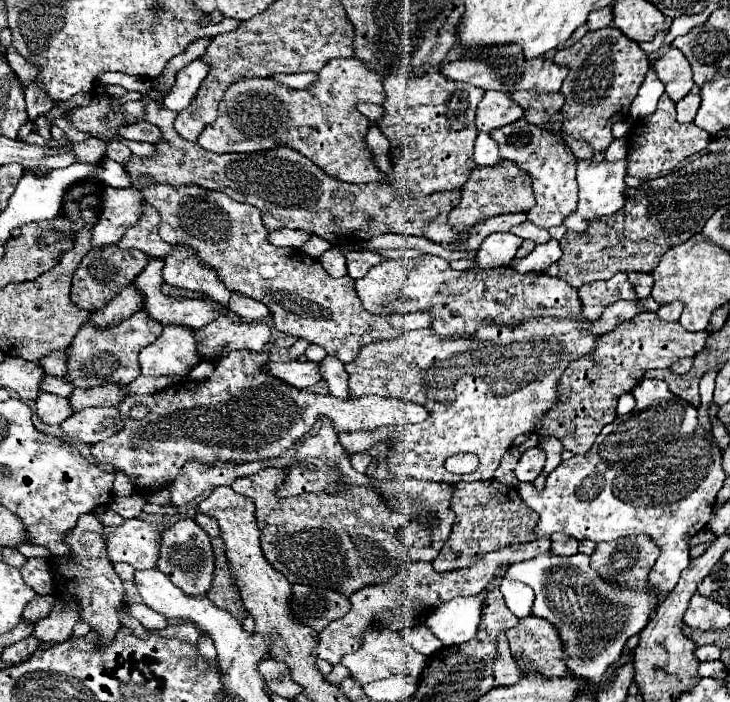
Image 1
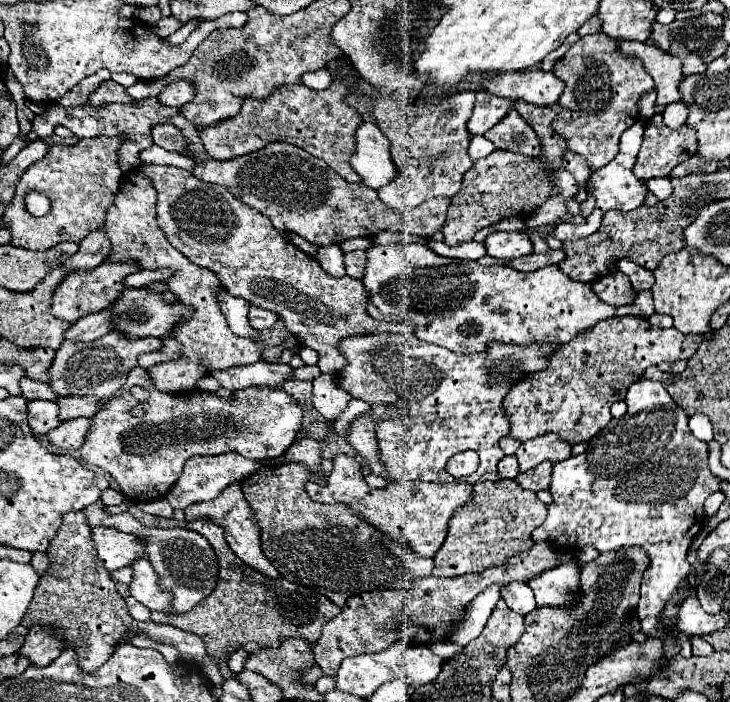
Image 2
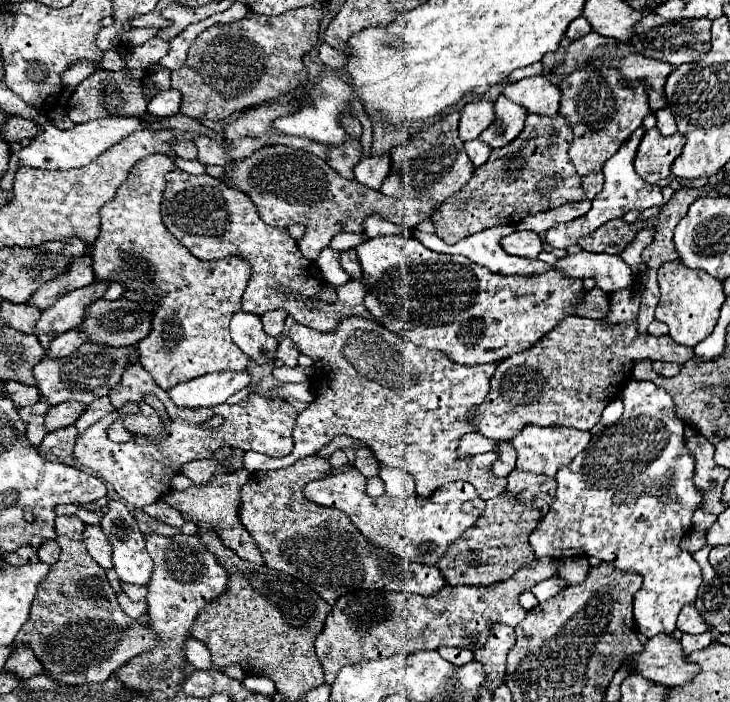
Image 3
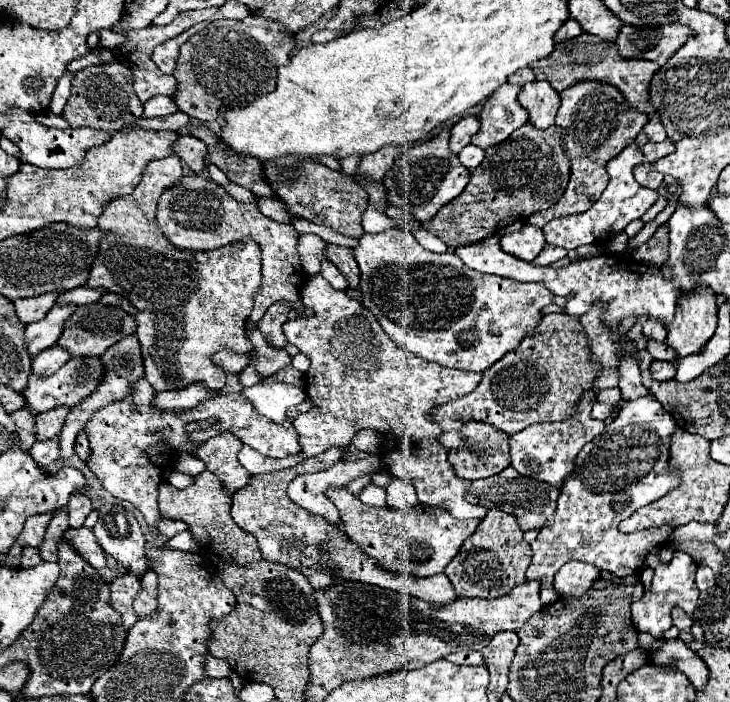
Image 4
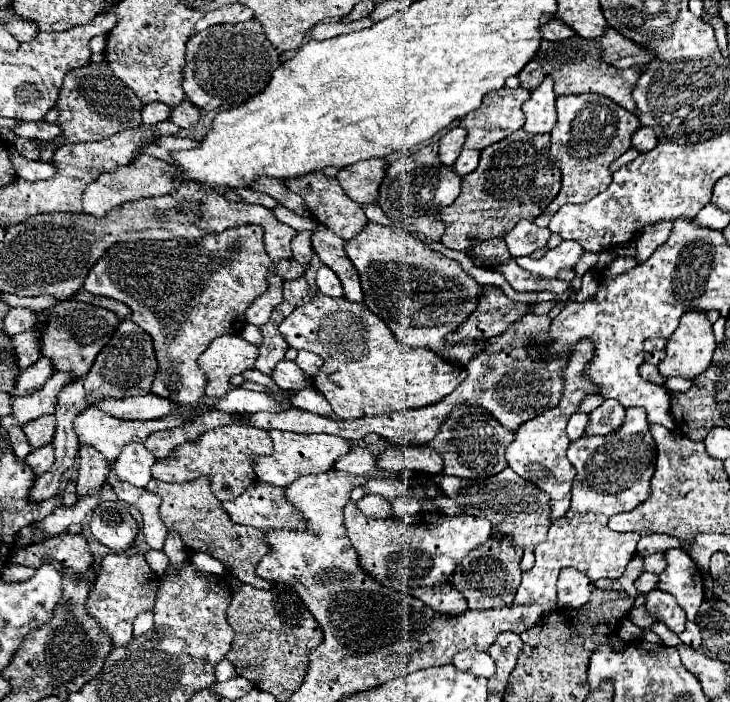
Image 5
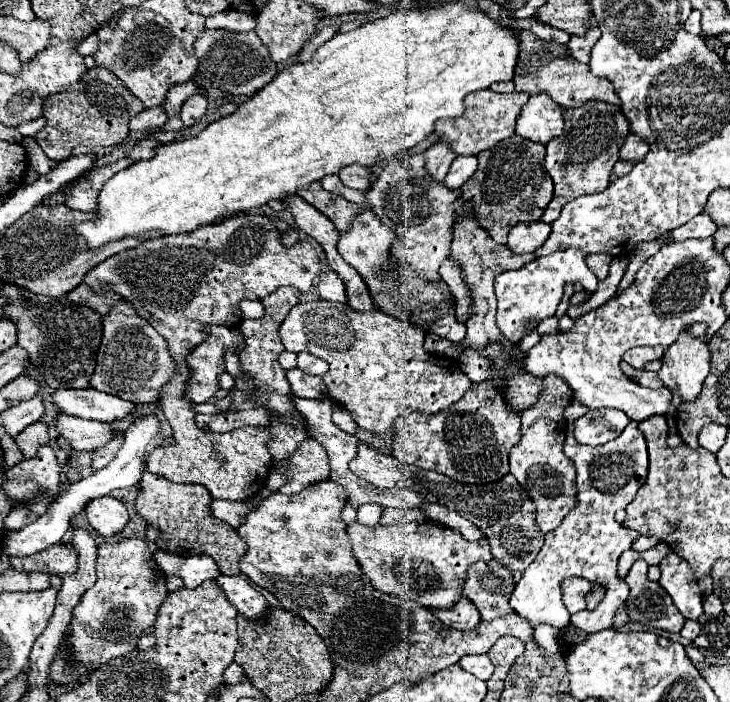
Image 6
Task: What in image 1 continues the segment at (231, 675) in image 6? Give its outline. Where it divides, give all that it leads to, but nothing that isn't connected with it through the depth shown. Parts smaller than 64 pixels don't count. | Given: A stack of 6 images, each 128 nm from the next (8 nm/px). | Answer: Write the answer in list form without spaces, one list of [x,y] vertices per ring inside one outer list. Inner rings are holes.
[[[82,514],[78,518],[78,524],[74,530],[68,532],[66,536],[66,544],[70,546],[72,554],[64,556],[64,558],[50,558],[50,568],[52,574],[56,578],[56,592],[50,596],[34,596],[26,608],[22,618],[28,622],[38,622],[44,616],[48,616],[48,612],[52,610],[52,606],[56,604],[56,598],[62,594],[64,598],[74,596],[80,598],[80,614],[82,620],[90,624],[90,628],[100,634],[100,638],[106,642],[110,642],[116,634],[116,630],[120,628],[120,620],[118,620],[118,610],[124,604],[124,586],[122,580],[118,578],[118,574],[112,568],[112,562],[108,560],[106,554],[106,544],[104,544],[104,524],[100,524],[100,520],[94,514]],[[190,622],[176,624],[176,626],[168,626],[168,628],[160,630],[160,634],[162,634],[162,636],[170,636],[170,638],[176,636],[178,640],[186,640],[186,642],[192,642],[192,644],[196,644],[196,642],[198,642],[198,636],[200,636],[198,628],[192,626]]]

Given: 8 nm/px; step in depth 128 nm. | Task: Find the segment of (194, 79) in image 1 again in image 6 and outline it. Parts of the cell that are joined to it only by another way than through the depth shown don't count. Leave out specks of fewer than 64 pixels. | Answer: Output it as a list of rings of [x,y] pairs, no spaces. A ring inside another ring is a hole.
[[[162,106],[158,108],[144,108],[138,116],[132,118],[130,130],[148,130],[148,128],[162,128],[166,124],[168,116]]]

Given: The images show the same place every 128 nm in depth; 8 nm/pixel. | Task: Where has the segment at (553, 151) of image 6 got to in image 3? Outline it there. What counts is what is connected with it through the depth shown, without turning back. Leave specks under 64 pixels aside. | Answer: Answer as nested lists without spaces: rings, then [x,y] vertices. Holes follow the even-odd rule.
[[[612,66],[604,68],[580,68],[574,70],[568,78],[560,82],[562,98],[560,98],[560,114],[570,120],[574,140],[570,146],[570,160],[576,168],[576,172],[582,178],[582,188],[586,192],[586,198],[582,202],[564,204],[546,212],[538,212],[532,216],[526,216],[516,228],[518,230],[530,230],[536,234],[544,234],[548,228],[560,222],[570,222],[580,216],[584,216],[592,208],[594,196],[602,190],[604,174],[602,166],[604,162],[616,154],[616,150],[630,138],[630,134],[642,126],[644,116],[650,112],[648,108],[648,94],[644,84],[638,80],[626,82],[620,72]]]

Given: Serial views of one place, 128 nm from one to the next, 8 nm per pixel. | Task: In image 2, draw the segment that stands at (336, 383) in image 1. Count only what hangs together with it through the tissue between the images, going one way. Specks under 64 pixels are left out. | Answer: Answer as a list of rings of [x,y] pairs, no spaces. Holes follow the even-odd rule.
[[[302,366],[302,368],[294,370],[292,378],[294,378],[294,380],[314,380],[314,378],[320,376],[320,374],[322,374],[322,372],[320,372],[318,366]],[[352,398],[350,404],[348,404],[348,408],[346,408],[346,412],[344,412],[344,418],[346,418],[346,422],[350,422],[354,416],[360,416],[364,412],[368,412],[368,404],[362,402],[362,400],[358,400],[358,398]]]

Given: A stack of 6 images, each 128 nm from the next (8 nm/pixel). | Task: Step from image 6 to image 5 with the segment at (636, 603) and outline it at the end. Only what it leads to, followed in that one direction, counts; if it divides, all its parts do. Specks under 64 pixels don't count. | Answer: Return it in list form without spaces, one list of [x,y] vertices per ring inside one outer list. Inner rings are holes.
[[[658,552],[658,554],[650,554],[644,558],[644,570],[646,572],[654,572],[654,574],[662,574],[664,568],[666,568],[666,556],[664,552]],[[652,590],[646,594],[646,608],[648,612],[660,616],[660,620],[676,634],[684,632],[686,628],[686,614],[676,604],[676,598],[672,594],[664,594],[662,590]]]

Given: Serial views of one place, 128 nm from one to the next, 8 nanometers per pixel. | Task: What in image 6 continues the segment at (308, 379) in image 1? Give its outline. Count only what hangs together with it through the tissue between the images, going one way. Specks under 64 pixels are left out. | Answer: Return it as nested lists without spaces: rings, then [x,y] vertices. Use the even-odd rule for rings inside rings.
[[[60,388],[54,392],[54,404],[64,414],[80,416],[88,420],[102,420],[102,422],[122,420],[134,414],[138,408],[138,404],[120,400],[118,396],[104,394],[92,388],[84,388],[84,390]]]

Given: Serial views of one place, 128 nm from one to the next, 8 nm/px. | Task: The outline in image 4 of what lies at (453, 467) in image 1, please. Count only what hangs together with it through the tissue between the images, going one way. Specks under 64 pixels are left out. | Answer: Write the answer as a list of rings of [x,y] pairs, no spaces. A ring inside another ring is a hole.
[[[452,430],[452,432],[446,432],[446,434],[442,434],[442,438],[440,438],[440,444],[442,444],[444,448],[452,450],[452,448],[460,448],[460,446],[464,444],[464,438],[462,438],[462,434],[460,434],[458,430]]]

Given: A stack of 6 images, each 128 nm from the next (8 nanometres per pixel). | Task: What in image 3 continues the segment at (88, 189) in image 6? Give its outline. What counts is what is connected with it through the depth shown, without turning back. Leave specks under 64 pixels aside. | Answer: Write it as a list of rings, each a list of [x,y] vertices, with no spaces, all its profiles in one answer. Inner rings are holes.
[[[152,154],[140,160],[140,164],[132,168],[132,174],[128,174],[128,180],[118,188],[114,200],[104,204],[104,208],[100,210],[100,236],[90,248],[94,260],[94,274],[98,280],[122,282],[128,286],[128,290],[142,292],[146,298],[160,302],[152,318],[152,332],[144,340],[140,340],[136,348],[142,354],[140,364],[164,390],[170,390],[180,382],[188,382],[210,372],[246,370],[250,362],[248,356],[244,356],[244,352],[230,340],[228,332],[232,314],[238,312],[242,306],[240,298],[248,284],[250,264],[238,256],[224,260],[198,260],[168,232],[160,218],[160,202],[162,192],[166,188],[164,176],[170,170],[176,170],[176,166],[164,154]]]

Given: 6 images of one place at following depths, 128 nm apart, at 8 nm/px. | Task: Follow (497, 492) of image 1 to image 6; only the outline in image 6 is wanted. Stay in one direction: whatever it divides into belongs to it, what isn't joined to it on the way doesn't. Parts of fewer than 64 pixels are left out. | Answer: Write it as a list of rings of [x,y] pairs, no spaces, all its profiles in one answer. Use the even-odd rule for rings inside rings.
[[[492,558],[490,562],[482,562],[482,560],[474,562],[468,568],[468,576],[464,580],[464,594],[466,594],[466,598],[470,598],[474,602],[482,620],[494,620],[494,618],[514,612],[508,604],[510,590],[514,590],[514,586],[516,584],[514,584],[512,572],[508,572],[508,568],[504,568],[504,564],[500,564],[496,558]]]

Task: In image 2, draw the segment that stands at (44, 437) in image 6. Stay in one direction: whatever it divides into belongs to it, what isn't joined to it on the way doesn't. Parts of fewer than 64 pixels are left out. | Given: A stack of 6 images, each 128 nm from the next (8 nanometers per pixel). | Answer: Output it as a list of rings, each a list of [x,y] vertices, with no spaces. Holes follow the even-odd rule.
[[[64,396],[58,400],[60,422],[86,416],[92,418],[100,410],[100,398],[96,396]]]

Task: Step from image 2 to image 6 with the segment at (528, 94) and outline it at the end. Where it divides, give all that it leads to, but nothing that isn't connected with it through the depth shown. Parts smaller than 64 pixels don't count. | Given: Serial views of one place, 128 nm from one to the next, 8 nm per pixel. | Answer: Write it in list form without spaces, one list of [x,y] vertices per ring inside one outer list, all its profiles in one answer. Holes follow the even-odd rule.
[[[534,94],[524,104],[522,114],[516,124],[516,132],[528,140],[548,144],[552,138],[560,136],[564,108],[560,108],[548,94]]]

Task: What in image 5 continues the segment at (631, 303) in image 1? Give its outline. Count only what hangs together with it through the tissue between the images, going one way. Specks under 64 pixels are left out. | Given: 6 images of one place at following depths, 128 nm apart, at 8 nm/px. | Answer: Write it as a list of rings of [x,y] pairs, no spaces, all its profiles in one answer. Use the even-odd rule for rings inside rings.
[[[368,222],[354,240],[346,242],[346,254],[360,274],[364,304],[386,322],[400,344],[408,348],[428,348],[440,358],[462,366],[466,366],[472,356],[484,352],[484,340],[446,342],[446,334],[456,332],[484,296],[484,286],[456,260],[434,252],[404,228],[374,222]]]

